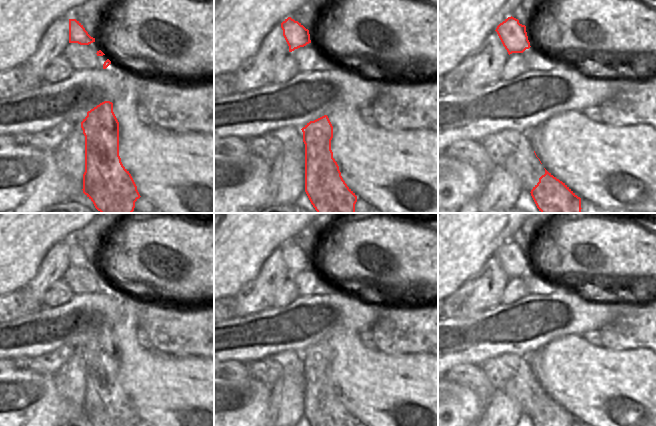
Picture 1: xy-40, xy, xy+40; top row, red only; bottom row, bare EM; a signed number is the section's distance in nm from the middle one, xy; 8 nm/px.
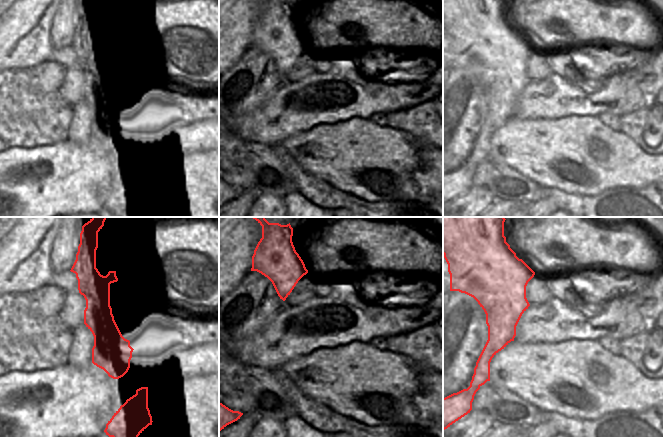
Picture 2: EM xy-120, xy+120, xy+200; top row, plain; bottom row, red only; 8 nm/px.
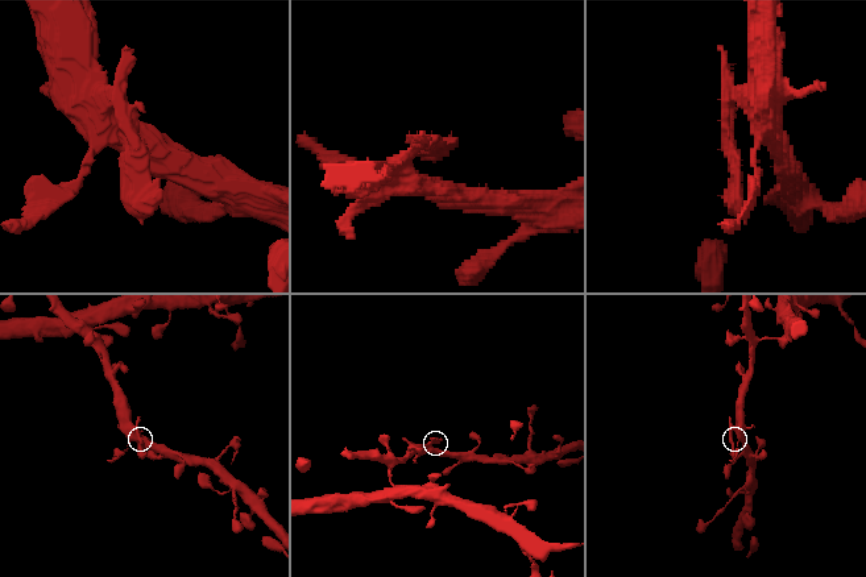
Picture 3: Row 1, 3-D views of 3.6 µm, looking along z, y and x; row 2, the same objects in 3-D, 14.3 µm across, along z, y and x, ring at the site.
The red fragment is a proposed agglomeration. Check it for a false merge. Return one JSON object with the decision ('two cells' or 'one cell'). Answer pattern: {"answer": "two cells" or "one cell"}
{"answer": "two cells"}

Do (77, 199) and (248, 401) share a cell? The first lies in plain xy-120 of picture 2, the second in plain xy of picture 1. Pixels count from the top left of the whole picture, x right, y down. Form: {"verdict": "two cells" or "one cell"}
{"verdict": "one cell"}

